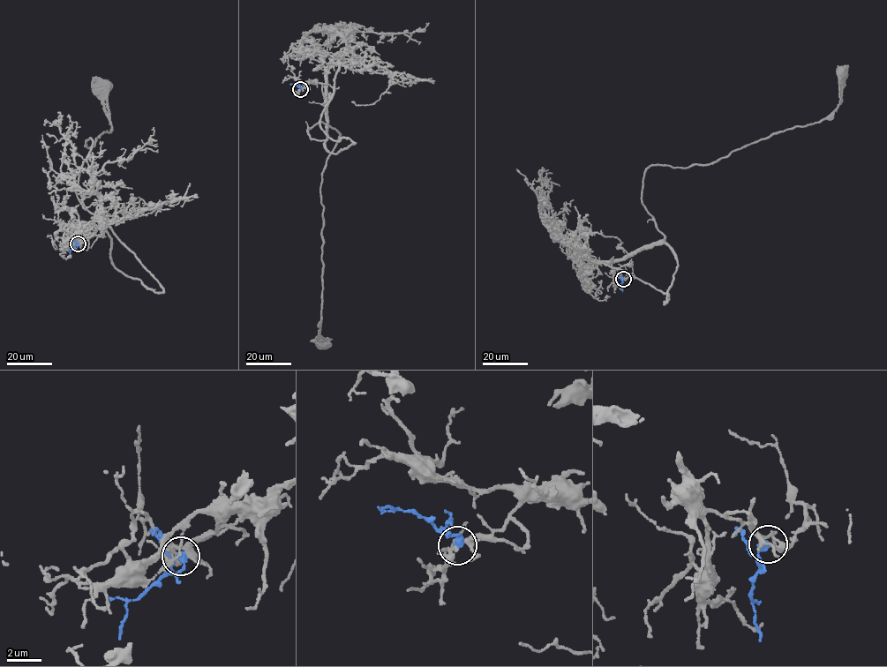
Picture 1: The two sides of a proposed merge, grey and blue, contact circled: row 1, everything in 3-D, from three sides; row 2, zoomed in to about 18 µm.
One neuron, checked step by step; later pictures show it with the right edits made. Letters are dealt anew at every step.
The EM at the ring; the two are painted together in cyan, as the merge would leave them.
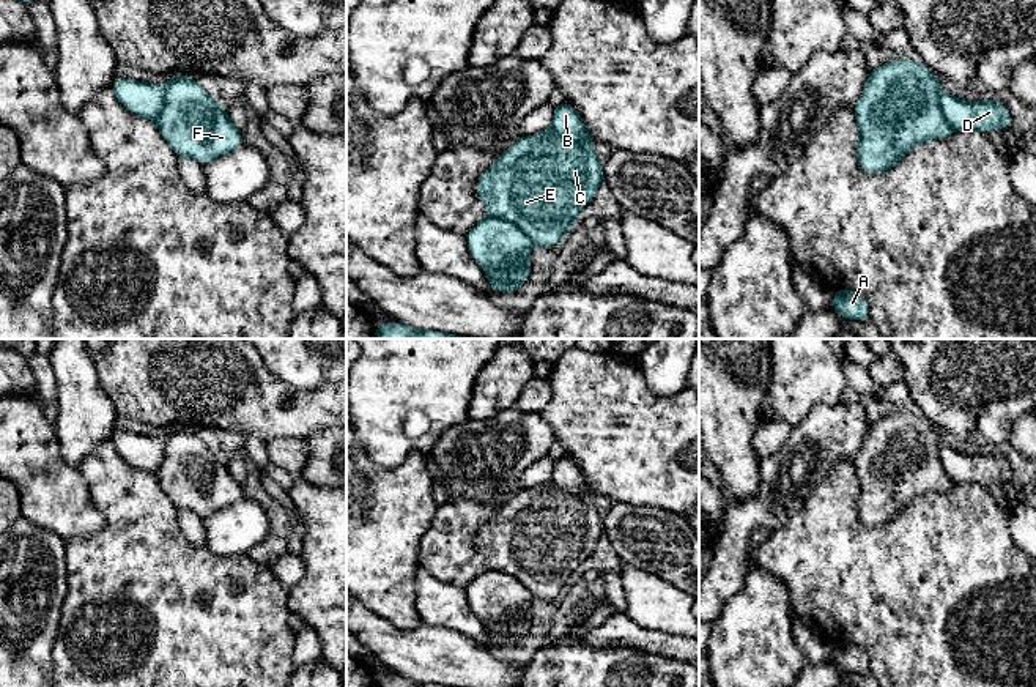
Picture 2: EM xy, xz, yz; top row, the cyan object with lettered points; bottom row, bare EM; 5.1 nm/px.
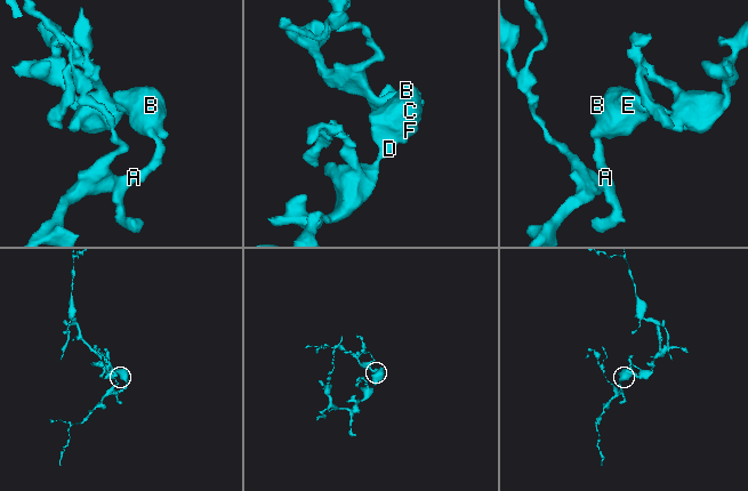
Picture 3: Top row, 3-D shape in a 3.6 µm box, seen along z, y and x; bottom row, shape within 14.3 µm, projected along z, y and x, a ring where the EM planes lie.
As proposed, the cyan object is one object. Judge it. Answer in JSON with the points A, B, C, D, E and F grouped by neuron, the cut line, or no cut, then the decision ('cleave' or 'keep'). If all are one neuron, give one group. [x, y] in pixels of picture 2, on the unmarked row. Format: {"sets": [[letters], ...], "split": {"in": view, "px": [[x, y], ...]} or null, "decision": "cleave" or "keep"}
{"sets": [["A", "B", "C", "E", "F"], ["D"]], "split": {"in": "xz", "px": [[490, 568], [514, 575], [534, 596]]}, "decision": "cleave"}

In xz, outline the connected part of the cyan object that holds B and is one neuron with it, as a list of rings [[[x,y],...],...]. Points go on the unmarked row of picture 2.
[[[568,455],[554,460],[549,481],[535,488],[521,488],[485,523],[475,547],[493,570],[515,577],[535,599],[554,600],[589,558],[603,536],[603,514],[597,509],[579,465]]]

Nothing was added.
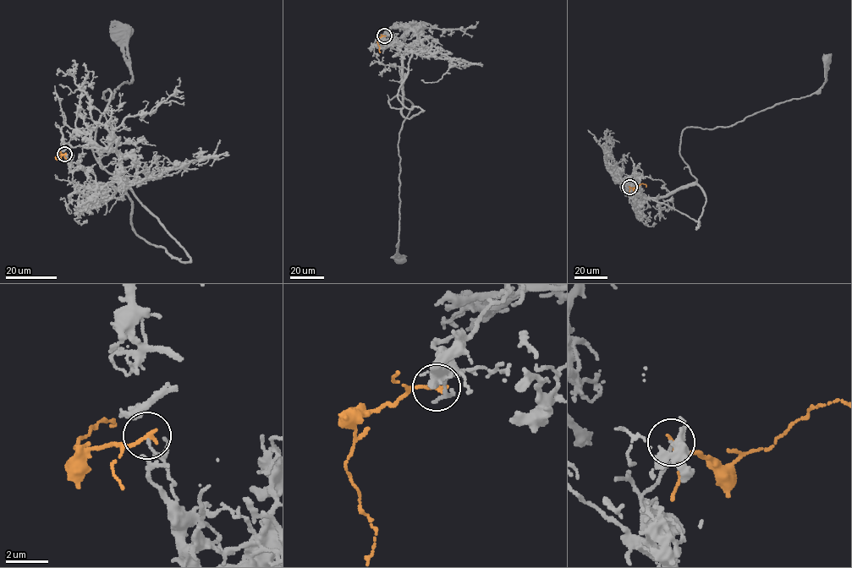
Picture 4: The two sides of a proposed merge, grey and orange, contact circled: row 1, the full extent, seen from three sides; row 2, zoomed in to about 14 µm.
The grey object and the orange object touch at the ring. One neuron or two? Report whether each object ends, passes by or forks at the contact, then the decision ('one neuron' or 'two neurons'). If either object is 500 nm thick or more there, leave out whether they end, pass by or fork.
grey ends there; orange ends there; two neurons

